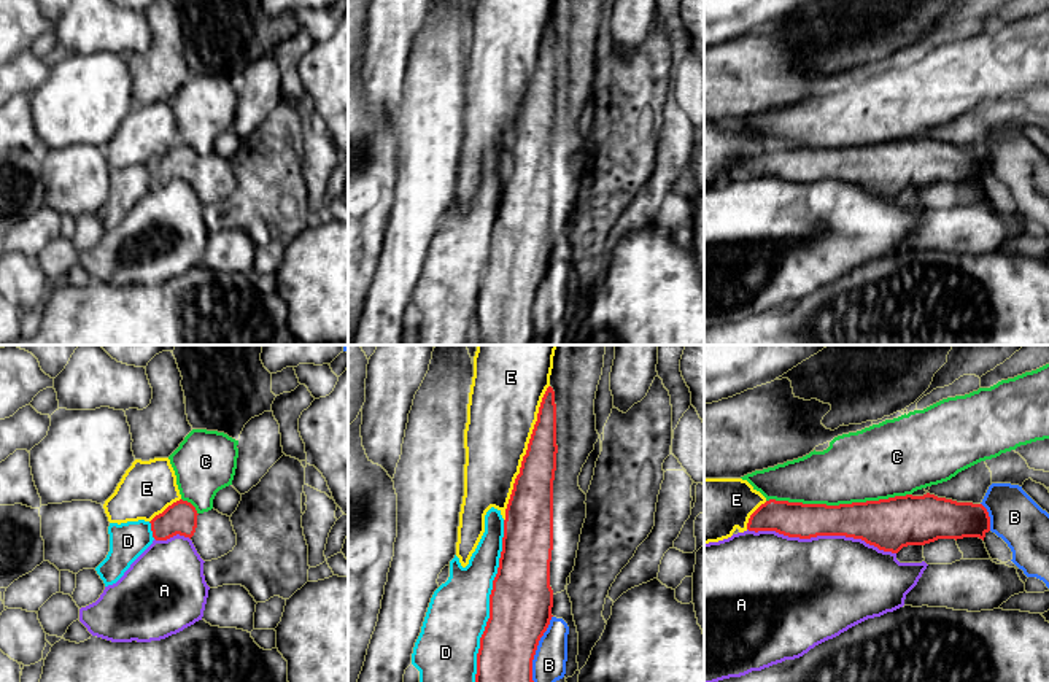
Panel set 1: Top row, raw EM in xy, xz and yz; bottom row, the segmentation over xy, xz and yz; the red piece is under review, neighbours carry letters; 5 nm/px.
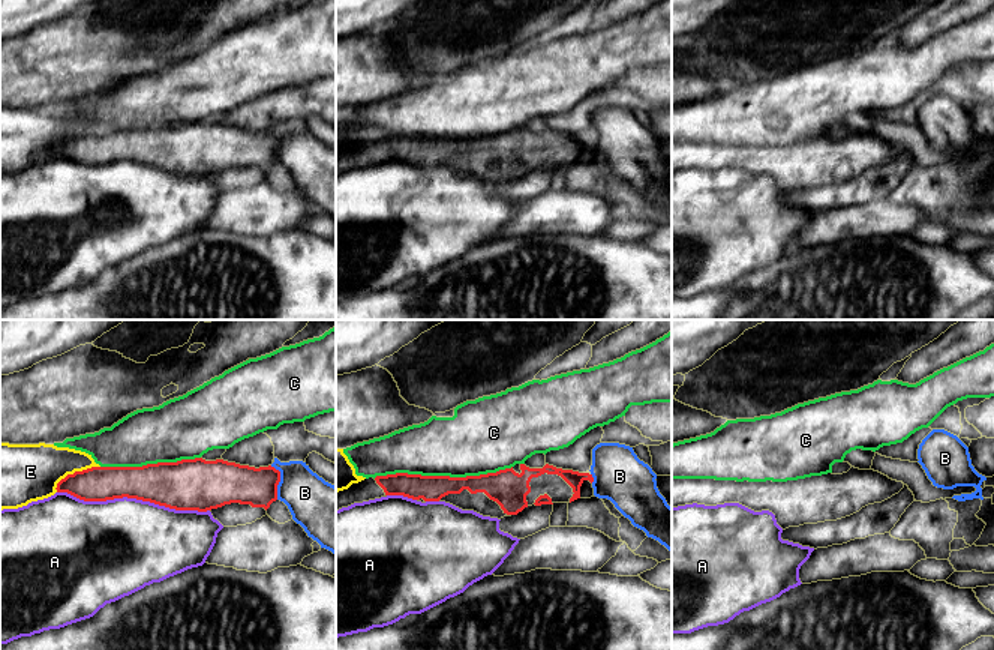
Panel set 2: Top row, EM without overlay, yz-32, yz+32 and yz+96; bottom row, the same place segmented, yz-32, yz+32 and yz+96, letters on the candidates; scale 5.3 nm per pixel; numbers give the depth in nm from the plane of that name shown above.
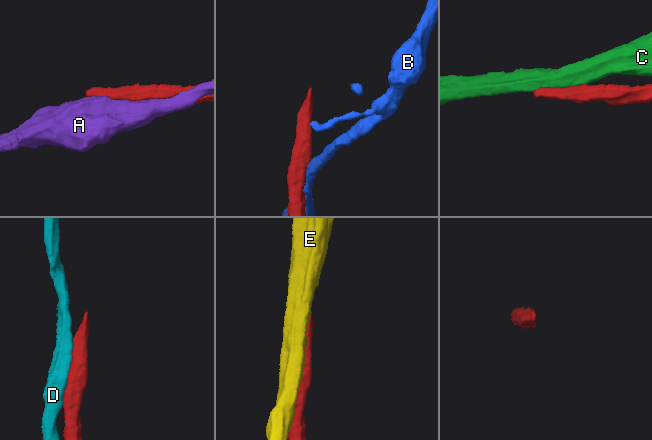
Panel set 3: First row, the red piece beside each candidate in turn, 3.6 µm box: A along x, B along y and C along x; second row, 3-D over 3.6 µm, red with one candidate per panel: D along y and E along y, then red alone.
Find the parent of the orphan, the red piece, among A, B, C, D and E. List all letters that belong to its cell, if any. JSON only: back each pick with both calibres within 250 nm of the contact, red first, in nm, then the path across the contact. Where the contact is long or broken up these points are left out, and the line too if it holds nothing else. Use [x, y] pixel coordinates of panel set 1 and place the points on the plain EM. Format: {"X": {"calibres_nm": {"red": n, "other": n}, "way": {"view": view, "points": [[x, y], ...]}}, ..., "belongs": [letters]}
{"belongs": []}

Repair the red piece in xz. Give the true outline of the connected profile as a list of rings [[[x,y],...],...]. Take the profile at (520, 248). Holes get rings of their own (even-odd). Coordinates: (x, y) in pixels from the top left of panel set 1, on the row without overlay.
[[[553,0],[550,30],[542,41],[537,65],[505,153],[502,196],[490,238],[490,262],[477,297],[475,327],[482,345],[531,345],[534,339],[532,304],[553,261],[553,240],[566,234],[567,221],[574,215],[586,162],[586,138],[579,130],[579,119],[599,83],[594,43],[602,11],[604,0]]]

